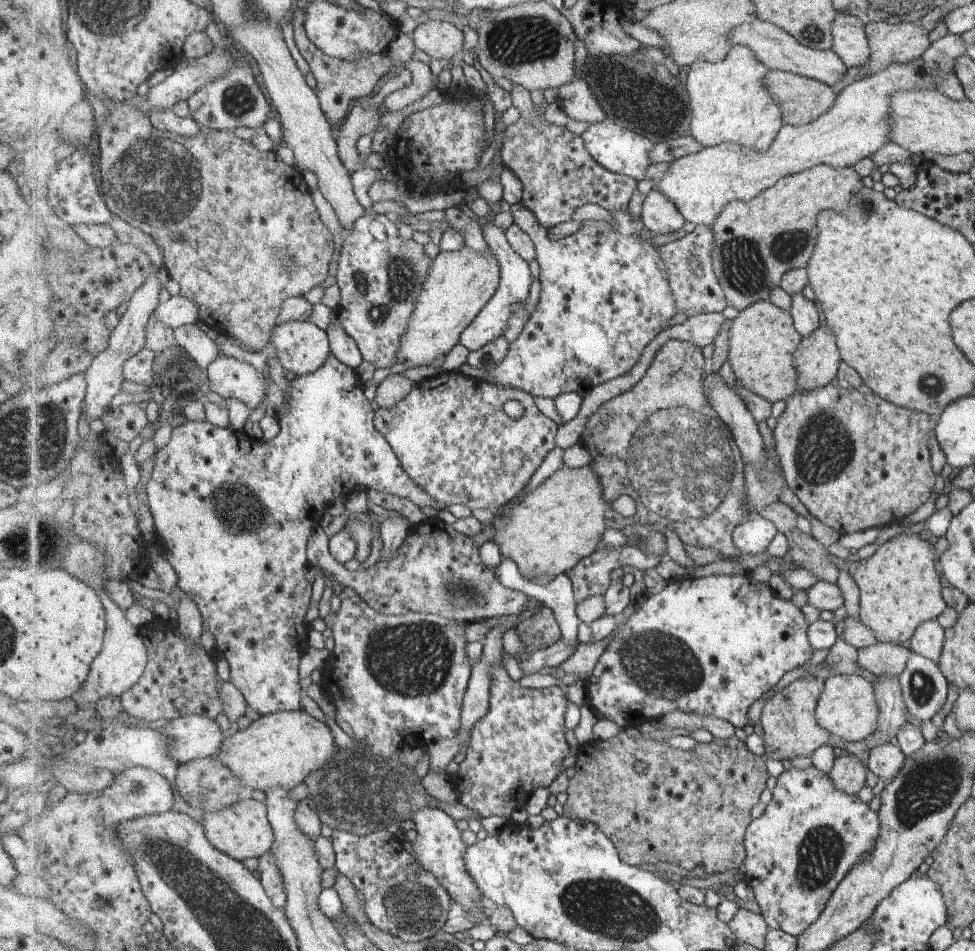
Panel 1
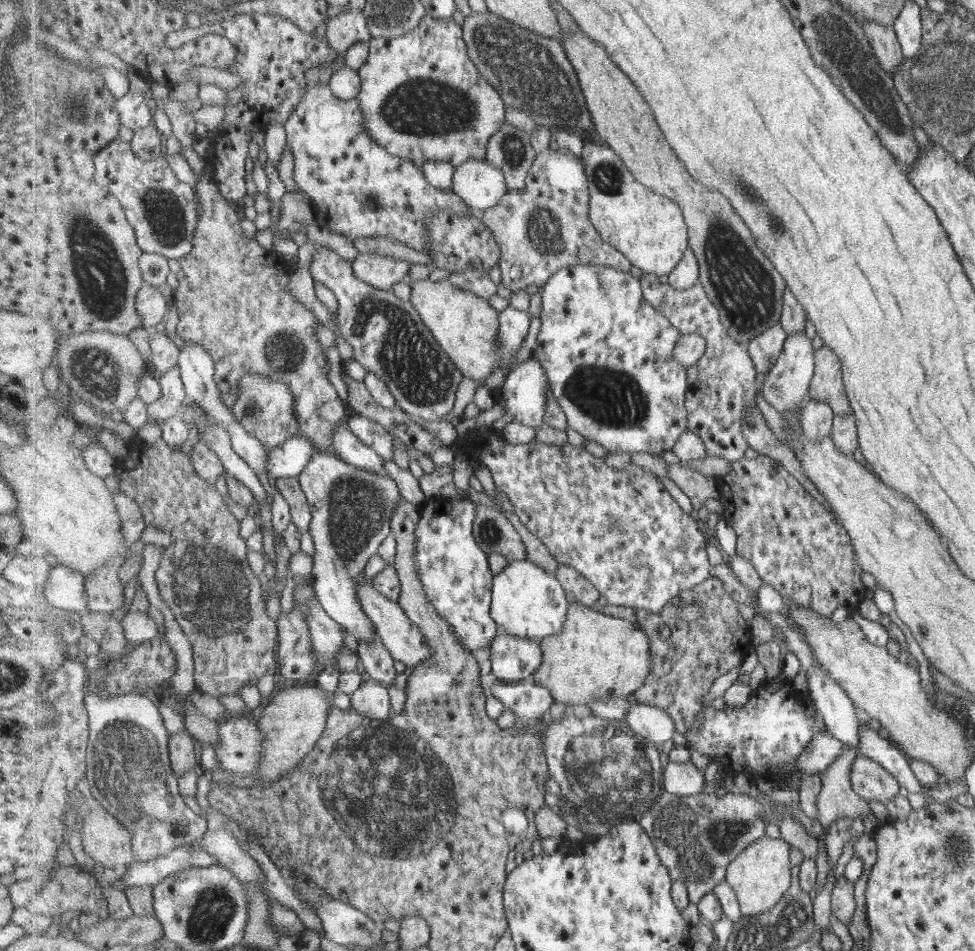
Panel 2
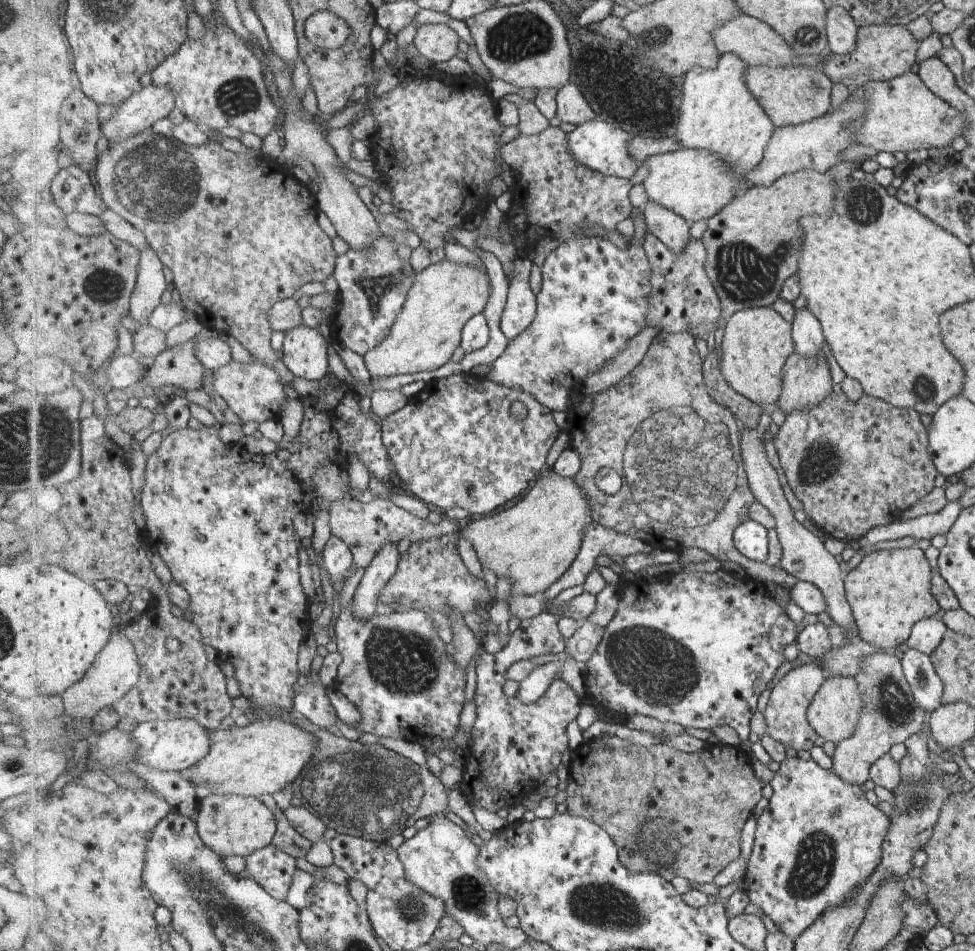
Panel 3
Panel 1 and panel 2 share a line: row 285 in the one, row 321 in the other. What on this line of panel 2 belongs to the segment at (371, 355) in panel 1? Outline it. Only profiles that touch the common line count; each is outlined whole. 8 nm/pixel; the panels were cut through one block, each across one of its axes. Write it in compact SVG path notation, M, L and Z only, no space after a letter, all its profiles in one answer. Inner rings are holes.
M319 246L311 262L313 280L328 287L338 301L338 327L343 339L352 346L353 357L368 372L384 379L393 397L405 413L427 421L449 420L463 372L443 350L413 303L402 300L393 291L384 291L357 278L350 262L328 247Z

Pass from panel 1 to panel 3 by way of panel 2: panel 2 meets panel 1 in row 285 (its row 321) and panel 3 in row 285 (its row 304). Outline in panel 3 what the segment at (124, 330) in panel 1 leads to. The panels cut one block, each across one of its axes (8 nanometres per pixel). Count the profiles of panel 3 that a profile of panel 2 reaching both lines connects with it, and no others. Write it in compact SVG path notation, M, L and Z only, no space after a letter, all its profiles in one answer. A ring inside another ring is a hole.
M151 248L140 252L140 274L136 290L132 294L129 314L138 326L150 322L150 316L161 305L161 298L167 288L167 280L163 274L165 268L159 256Z

